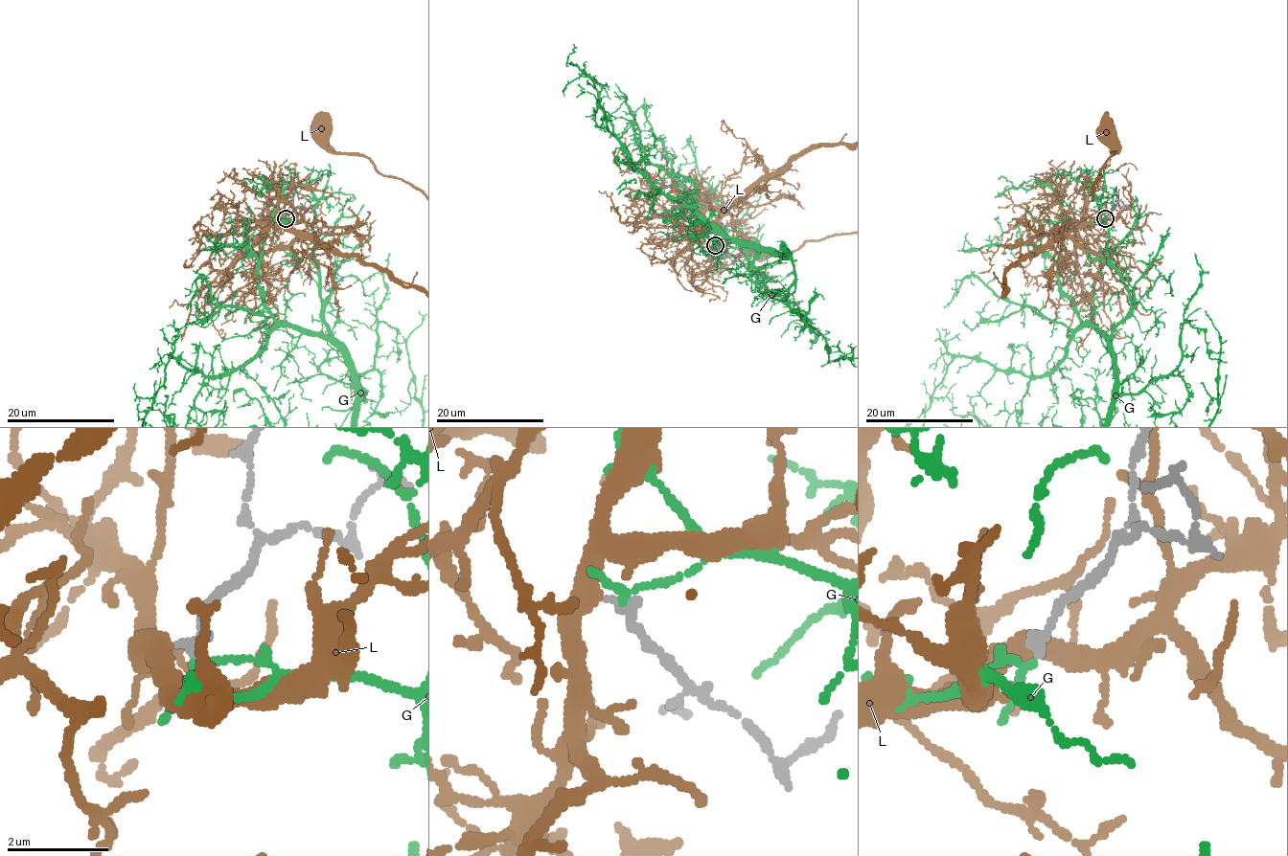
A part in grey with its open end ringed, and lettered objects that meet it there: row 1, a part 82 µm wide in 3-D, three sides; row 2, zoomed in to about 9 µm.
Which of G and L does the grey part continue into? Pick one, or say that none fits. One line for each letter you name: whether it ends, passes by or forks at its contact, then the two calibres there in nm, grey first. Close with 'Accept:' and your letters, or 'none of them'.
L: it passes by | 240/440 nm
Accept: L

